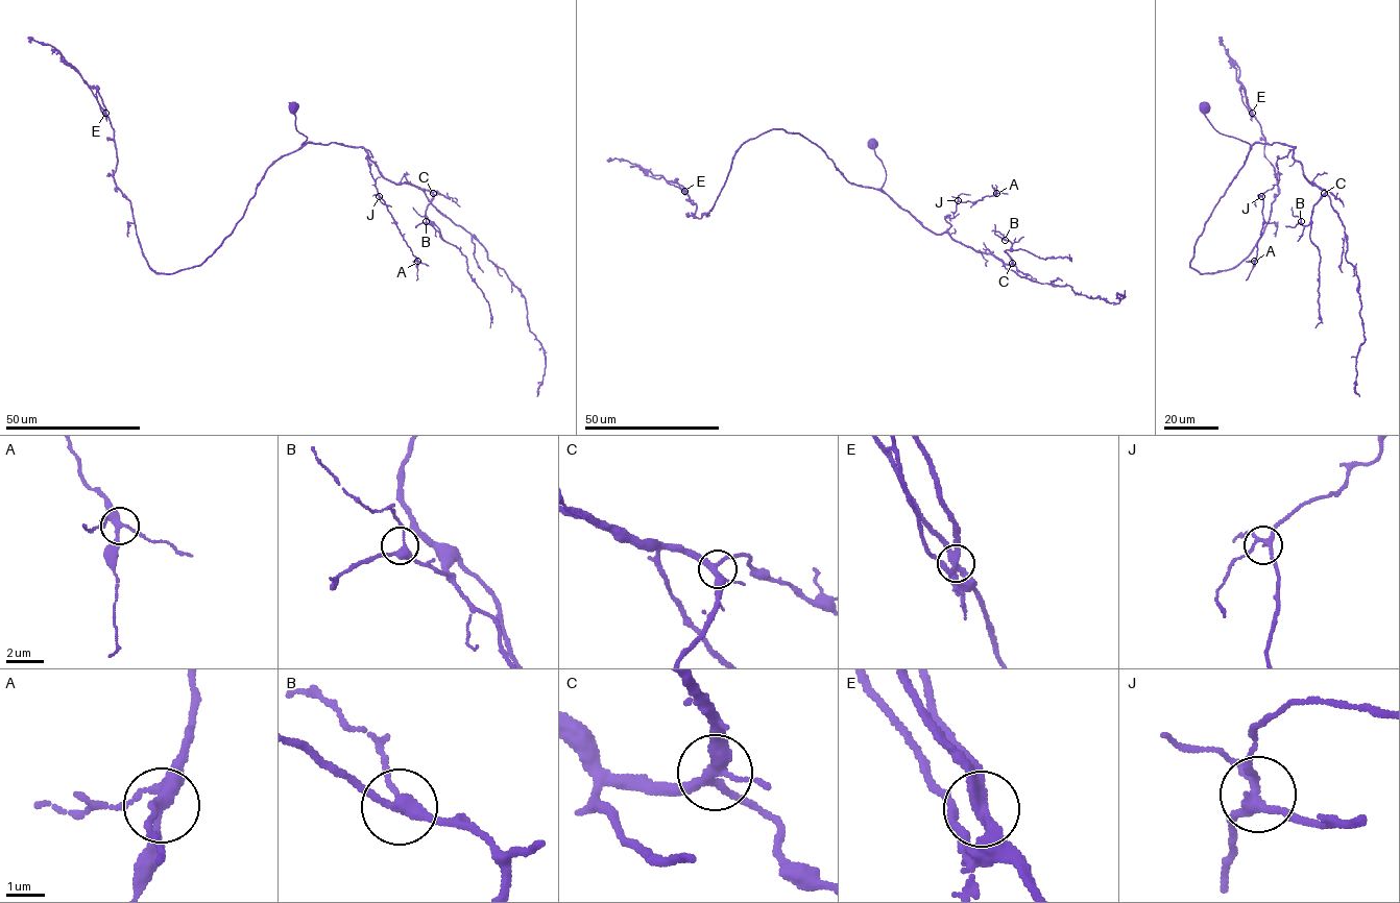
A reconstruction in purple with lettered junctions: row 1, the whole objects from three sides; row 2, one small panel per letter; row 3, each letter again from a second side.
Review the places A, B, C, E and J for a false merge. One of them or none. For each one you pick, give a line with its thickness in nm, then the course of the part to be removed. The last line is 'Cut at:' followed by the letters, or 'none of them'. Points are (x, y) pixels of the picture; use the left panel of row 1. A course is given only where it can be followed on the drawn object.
E: 280 nm | (104, 113), (99, 93), (63, 59), (58, 50), (52, 54)
Cut at: E

